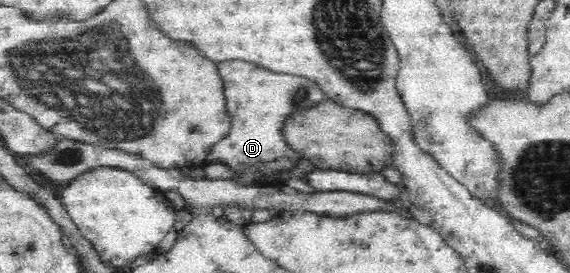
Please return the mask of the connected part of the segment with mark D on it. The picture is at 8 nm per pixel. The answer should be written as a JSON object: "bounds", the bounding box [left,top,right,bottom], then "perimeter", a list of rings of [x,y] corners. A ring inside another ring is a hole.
{"bounds":[205,60,326,186],"perimeter":[[[228,60],[217,64],[217,72],[223,82],[231,130],[223,140],[211,146],[205,164],[225,164],[233,170],[235,176],[232,181],[239,186],[282,186],[285,181],[275,180],[271,176],[291,174],[297,168],[297,162],[303,158],[285,142],[283,126],[297,110],[309,110],[326,98],[309,80],[267,72],[244,60]]]}

